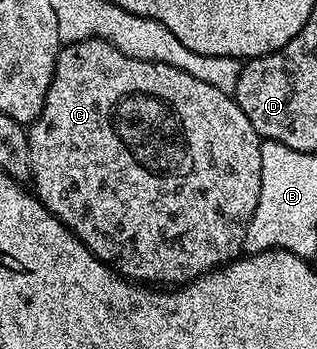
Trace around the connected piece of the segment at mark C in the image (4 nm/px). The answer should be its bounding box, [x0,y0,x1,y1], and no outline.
[27,39,261,285]

